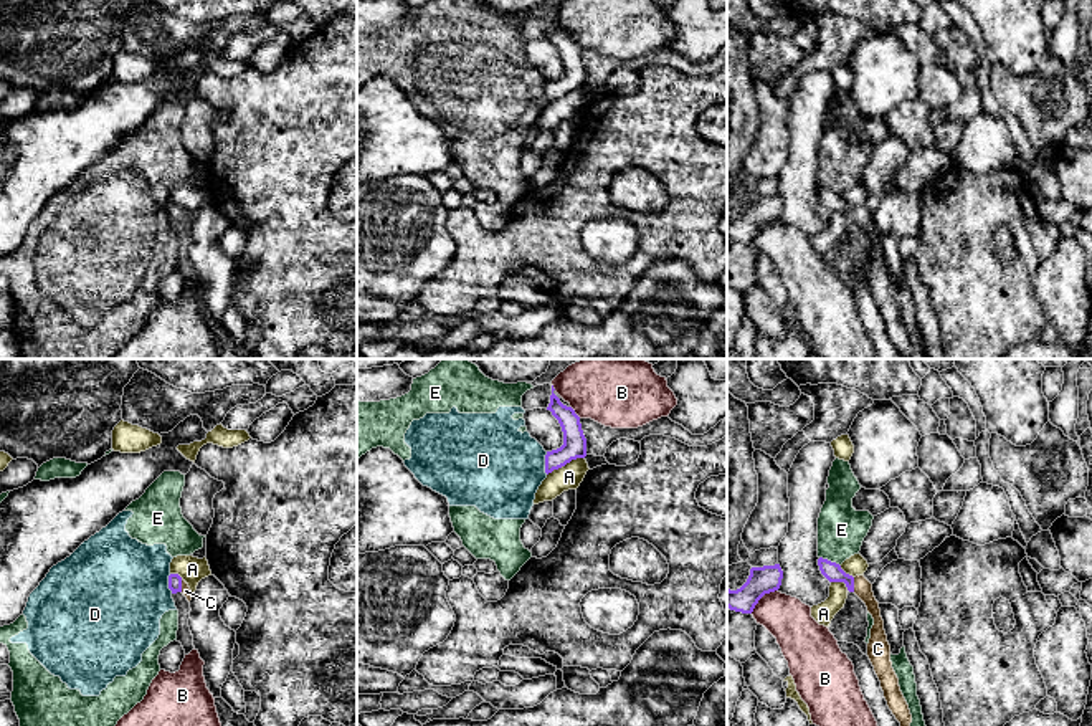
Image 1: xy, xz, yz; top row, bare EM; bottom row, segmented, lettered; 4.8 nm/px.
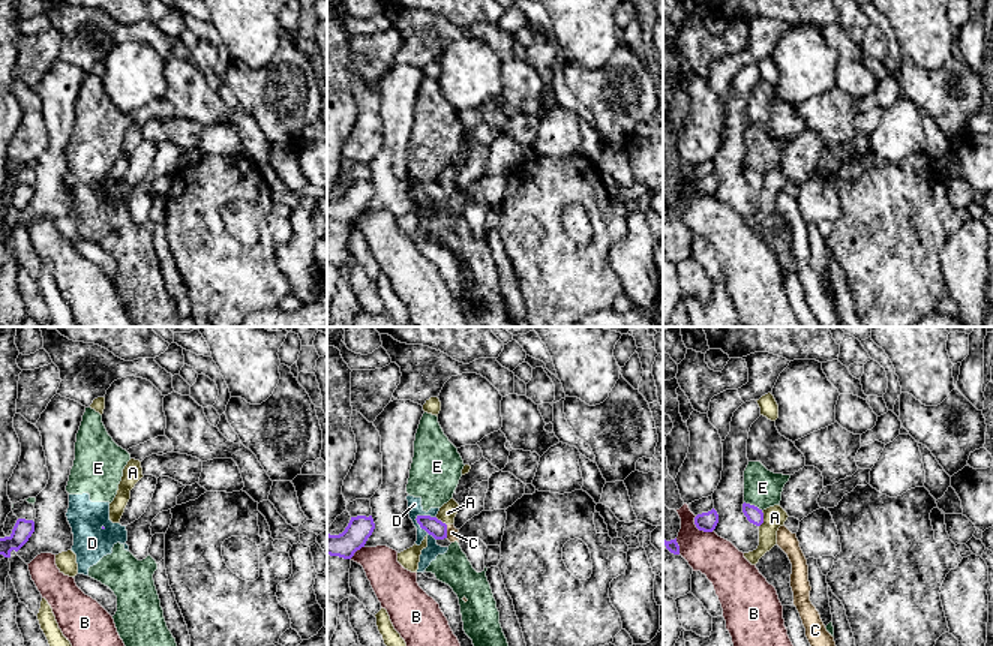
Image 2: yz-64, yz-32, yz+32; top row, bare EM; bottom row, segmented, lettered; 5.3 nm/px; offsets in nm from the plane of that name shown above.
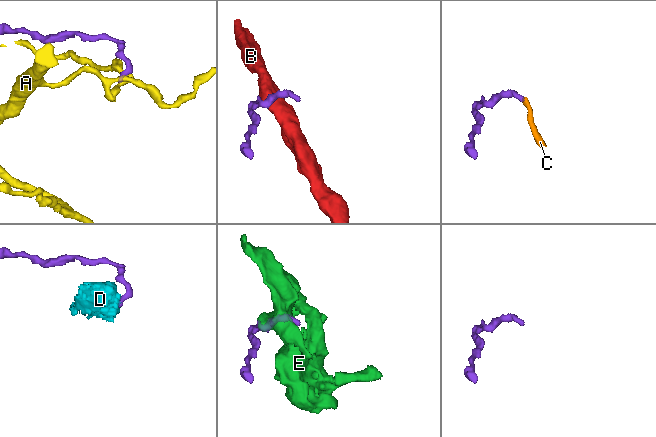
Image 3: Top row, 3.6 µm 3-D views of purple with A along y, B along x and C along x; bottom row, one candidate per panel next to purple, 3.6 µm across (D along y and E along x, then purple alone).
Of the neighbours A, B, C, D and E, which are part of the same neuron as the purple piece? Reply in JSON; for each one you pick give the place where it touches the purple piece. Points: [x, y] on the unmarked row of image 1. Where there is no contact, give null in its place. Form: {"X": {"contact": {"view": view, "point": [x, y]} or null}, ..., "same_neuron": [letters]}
{"C": {"contact": {"view": "yz", "point": [853, 214]}}, "same_neuron": ["C"]}

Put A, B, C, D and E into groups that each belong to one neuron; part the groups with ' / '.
A / B / C / D E

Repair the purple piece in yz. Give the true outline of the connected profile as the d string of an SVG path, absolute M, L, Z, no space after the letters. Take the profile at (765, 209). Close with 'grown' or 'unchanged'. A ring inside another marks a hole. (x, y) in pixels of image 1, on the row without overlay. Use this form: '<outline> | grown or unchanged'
M780 193L752 197L747 212L740 218L730 220L727 217L727 236L735 241L752 243L765 223L780 218L781 208Z | unchanged

